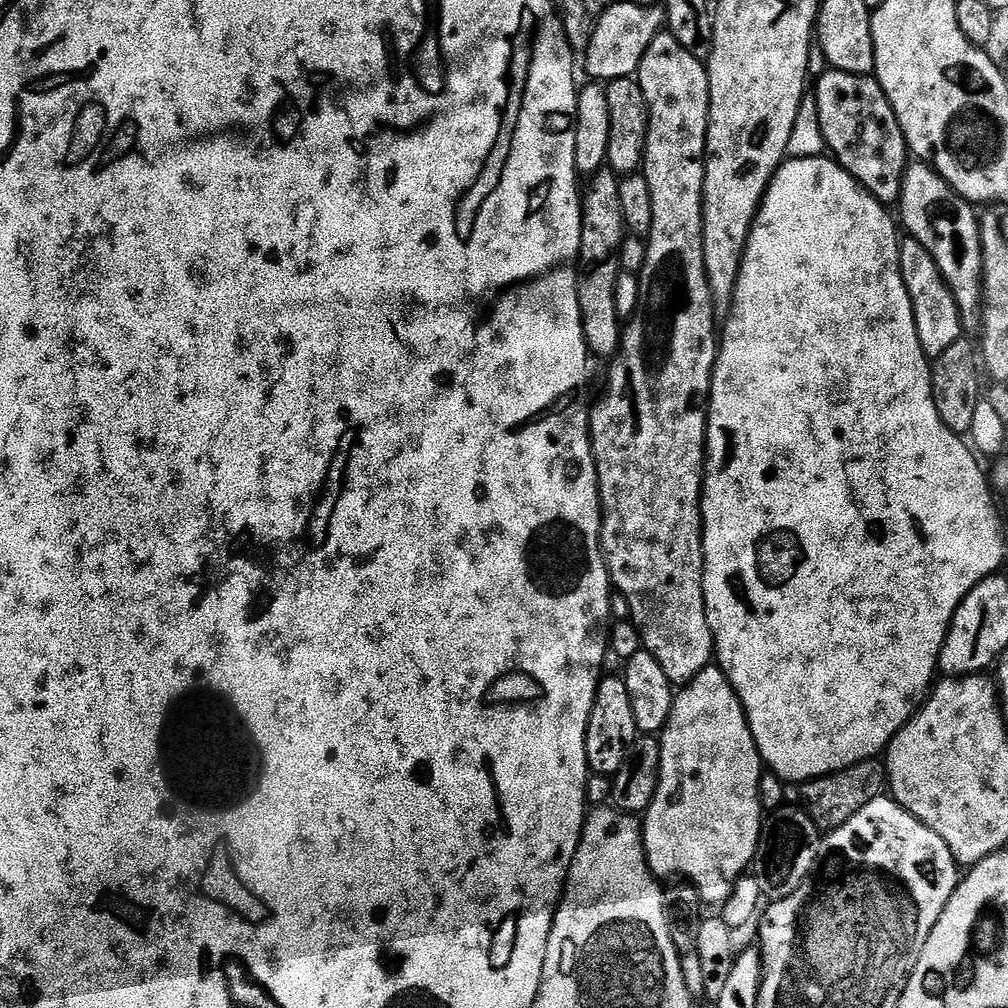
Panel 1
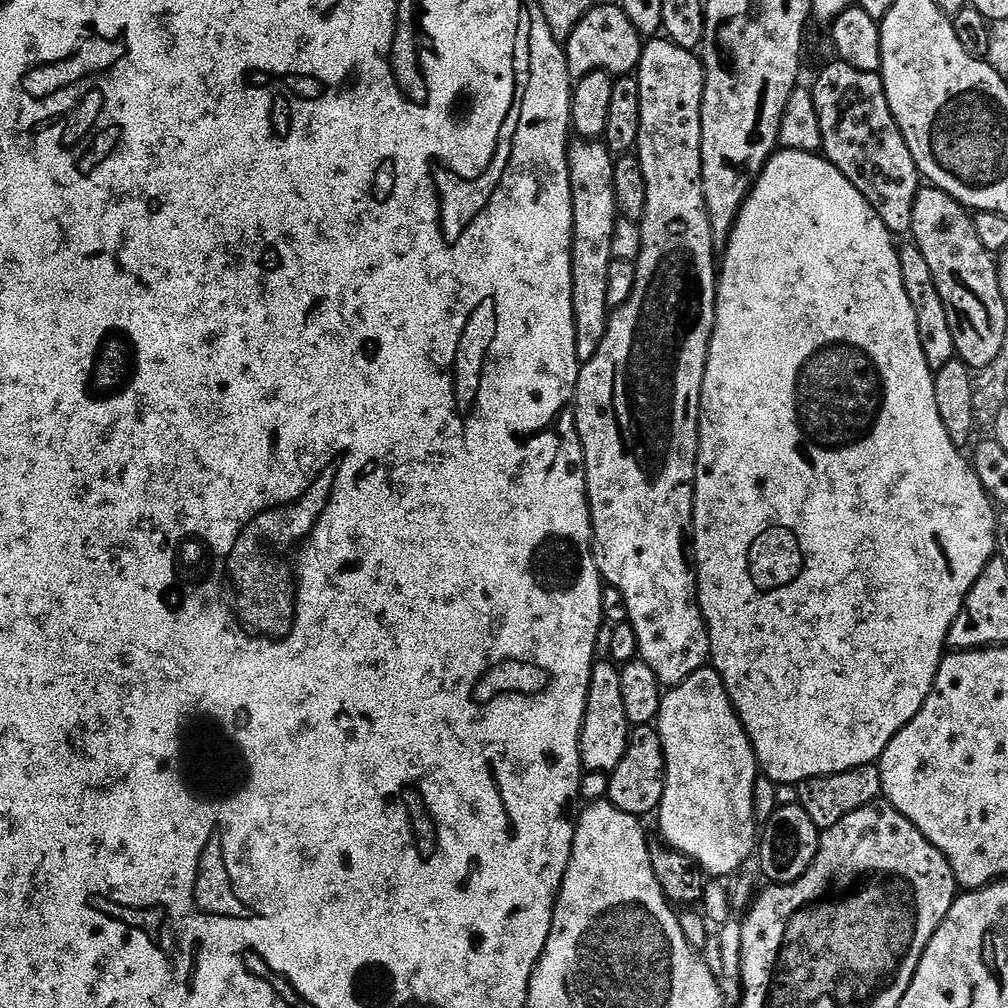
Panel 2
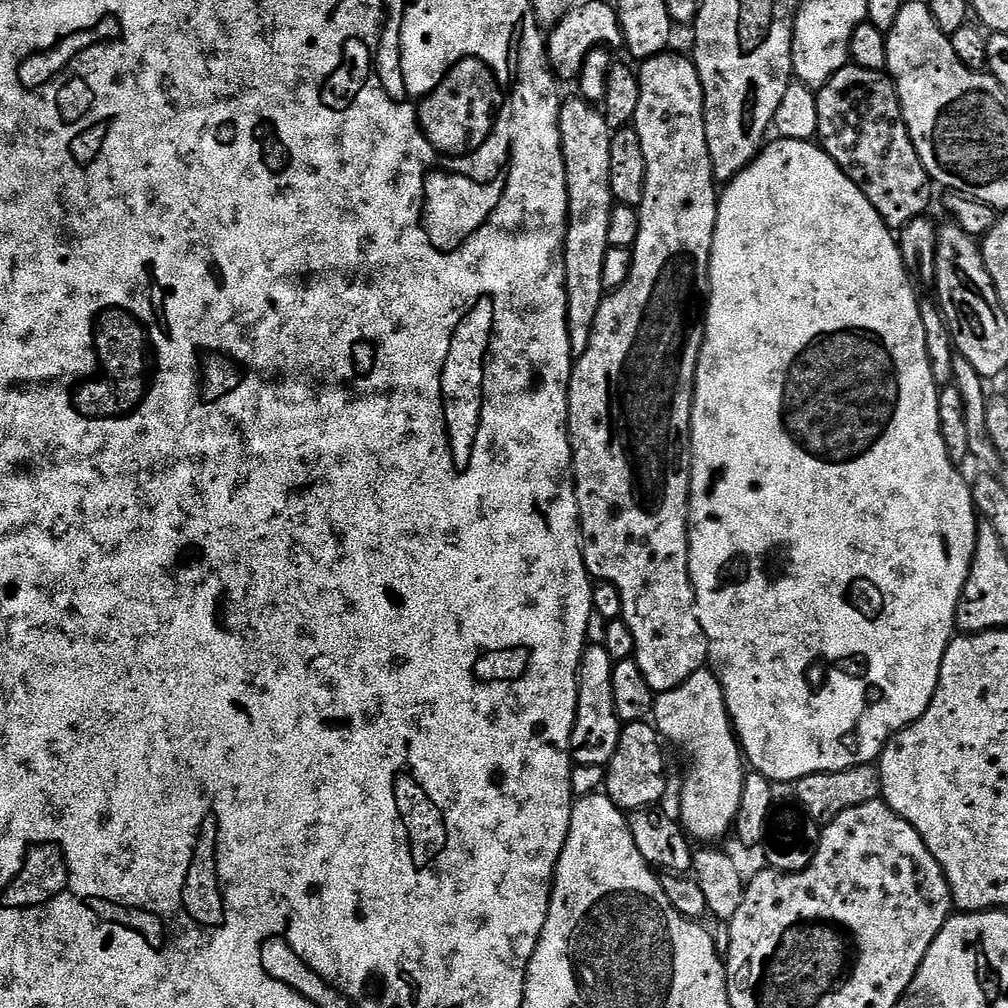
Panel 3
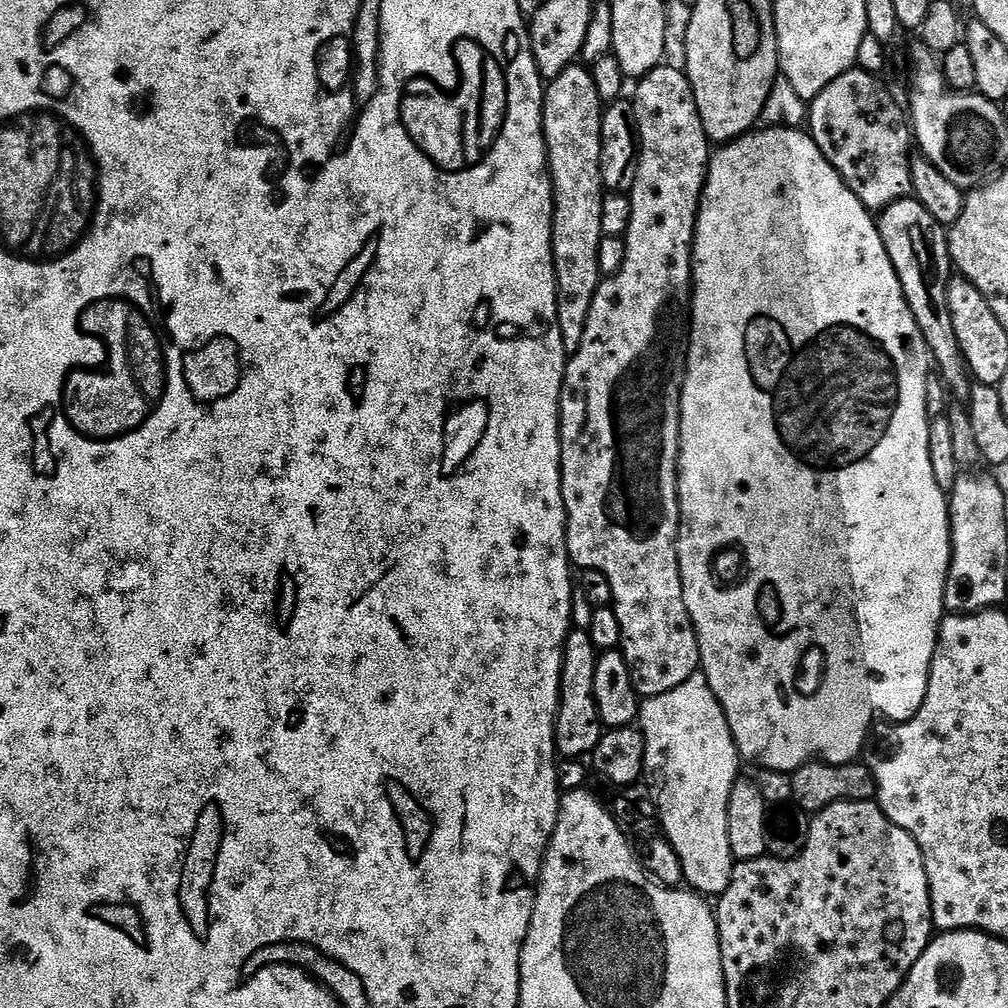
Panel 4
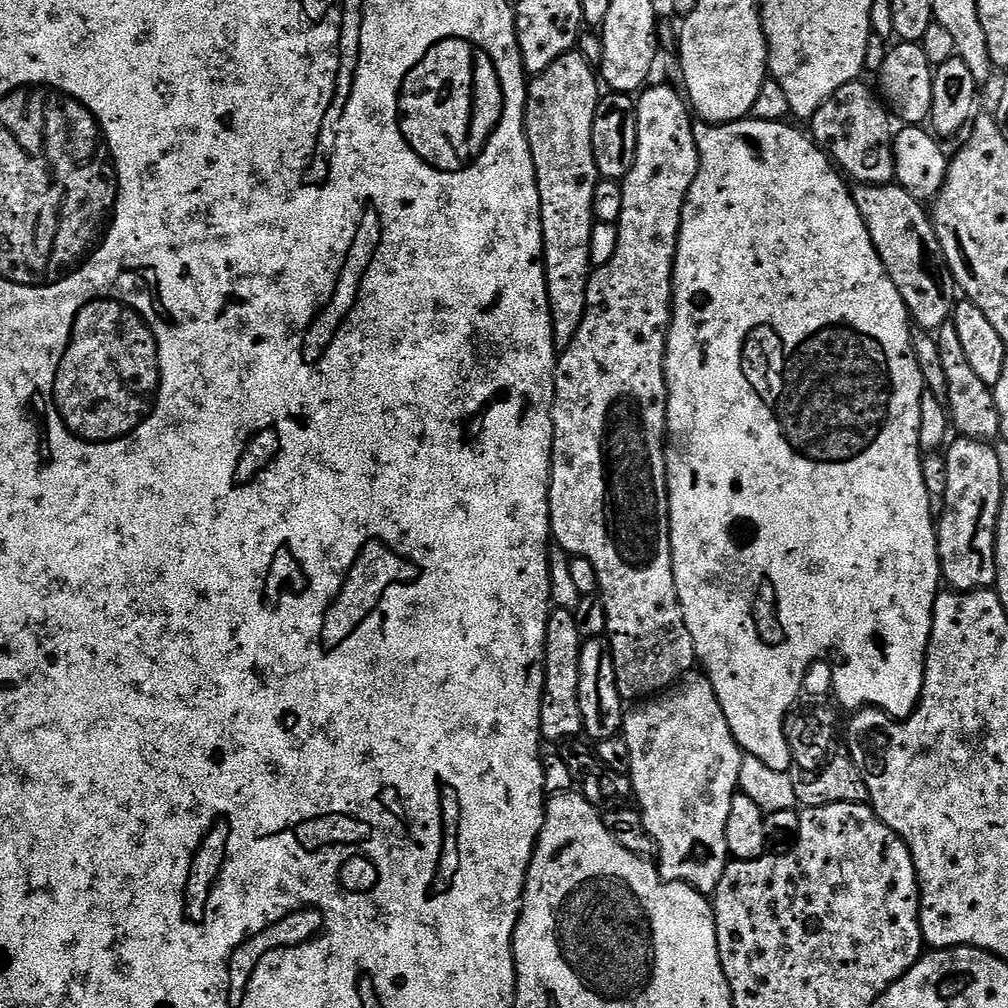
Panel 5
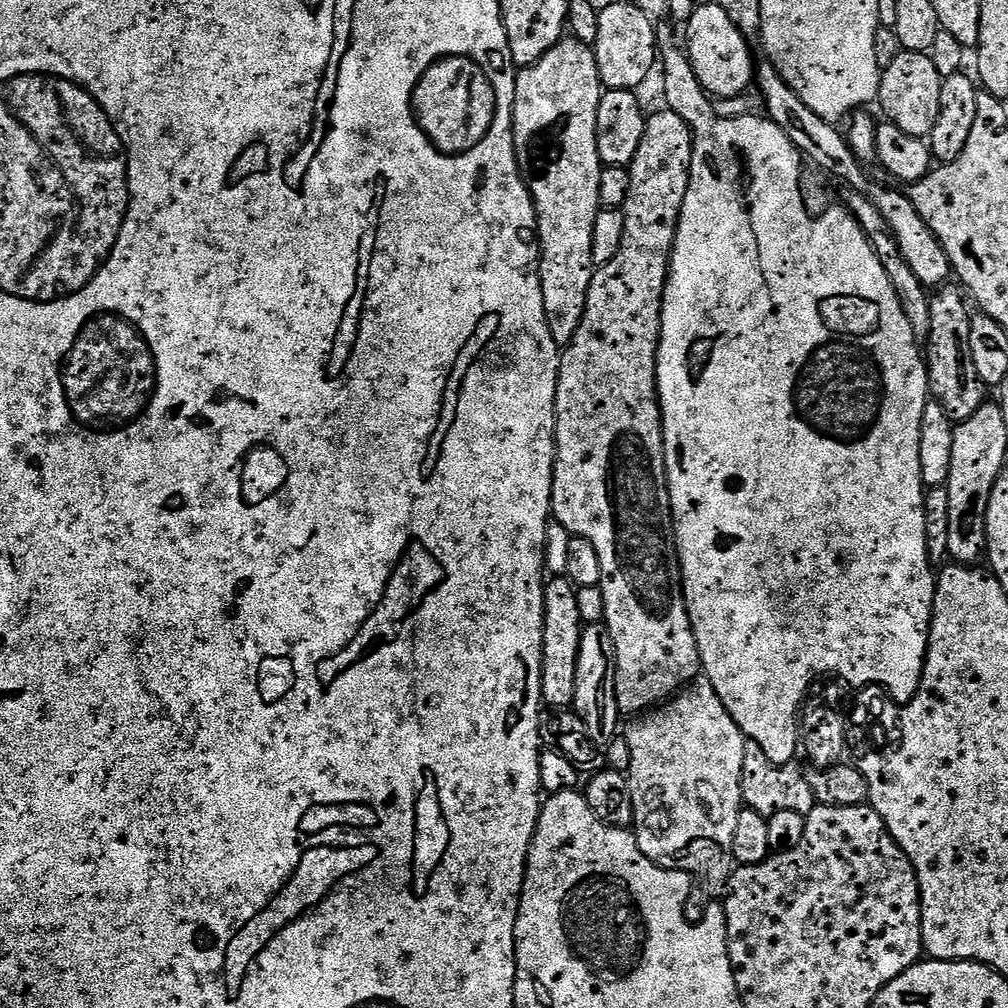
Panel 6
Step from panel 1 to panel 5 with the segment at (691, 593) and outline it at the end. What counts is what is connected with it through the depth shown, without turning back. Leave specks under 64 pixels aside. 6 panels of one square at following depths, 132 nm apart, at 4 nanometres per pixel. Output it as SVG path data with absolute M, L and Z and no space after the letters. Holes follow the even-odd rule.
M660 84L657 88L652 87L653 86L645 87L643 91L639 93L638 103L636 105L636 113L638 114L638 154L636 155L636 161L630 170L630 174L624 177L622 181L622 187L624 187L624 201L620 204L620 220L618 219L618 227L620 229L618 250L614 254L614 258L610 258L610 262L606 266L596 268L592 275L588 277L588 289L586 290L586 302L588 305L584 307L584 317L578 326L576 337L574 337L571 344L567 345L567 347L565 347L558 356L558 363L556 366L556 401L552 404L552 421L554 422L556 437L554 438L554 446L552 447L552 489L550 490L550 498L548 499L550 502L550 514L552 515L552 534L555 543L560 543L561 546L569 552L569 557L575 558L577 556L581 556L582 558L589 560L594 566L594 570L600 579L600 592L608 605L608 631L606 636L612 645L612 653L614 654L614 666L616 667L616 690L621 697L625 696L626 699L632 700L628 702L636 702L641 698L651 698L673 687L673 685L679 681L680 677L683 676L684 673L693 671L694 665L697 663L696 651L694 650L694 638L690 638L690 630L684 621L682 606L680 605L680 599L678 598L678 590L676 589L676 583L674 582L672 535L670 534L670 514L668 513L668 471L664 465L666 444L662 439L661 434L667 433L668 430L668 383L664 377L664 349L668 347L668 327L672 324L672 266L676 259L676 247L678 246L678 238L680 237L680 219L682 218L682 210L684 209L684 203L688 197L690 186L698 174L700 151L696 145L697 129L695 127L692 128L692 120L694 121L694 116L690 111L689 101L685 99L681 93L680 97L679 94L676 93L675 90L668 84Z

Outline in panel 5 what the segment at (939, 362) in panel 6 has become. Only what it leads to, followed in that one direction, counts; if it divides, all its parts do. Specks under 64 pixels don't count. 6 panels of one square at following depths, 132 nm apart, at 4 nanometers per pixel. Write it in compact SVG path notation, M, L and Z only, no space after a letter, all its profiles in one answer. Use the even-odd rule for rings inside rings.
M953 321L945 323L939 329L938 336L940 340L936 350L948 380L948 400L951 411L954 413L955 431L957 428L960 431L957 433L964 435L967 439L981 439L985 442L997 439L1000 434L1001 418L998 414L995 391L989 385L982 383L978 374L974 373L965 356L965 351L962 350L961 338L958 336L958 330Z

